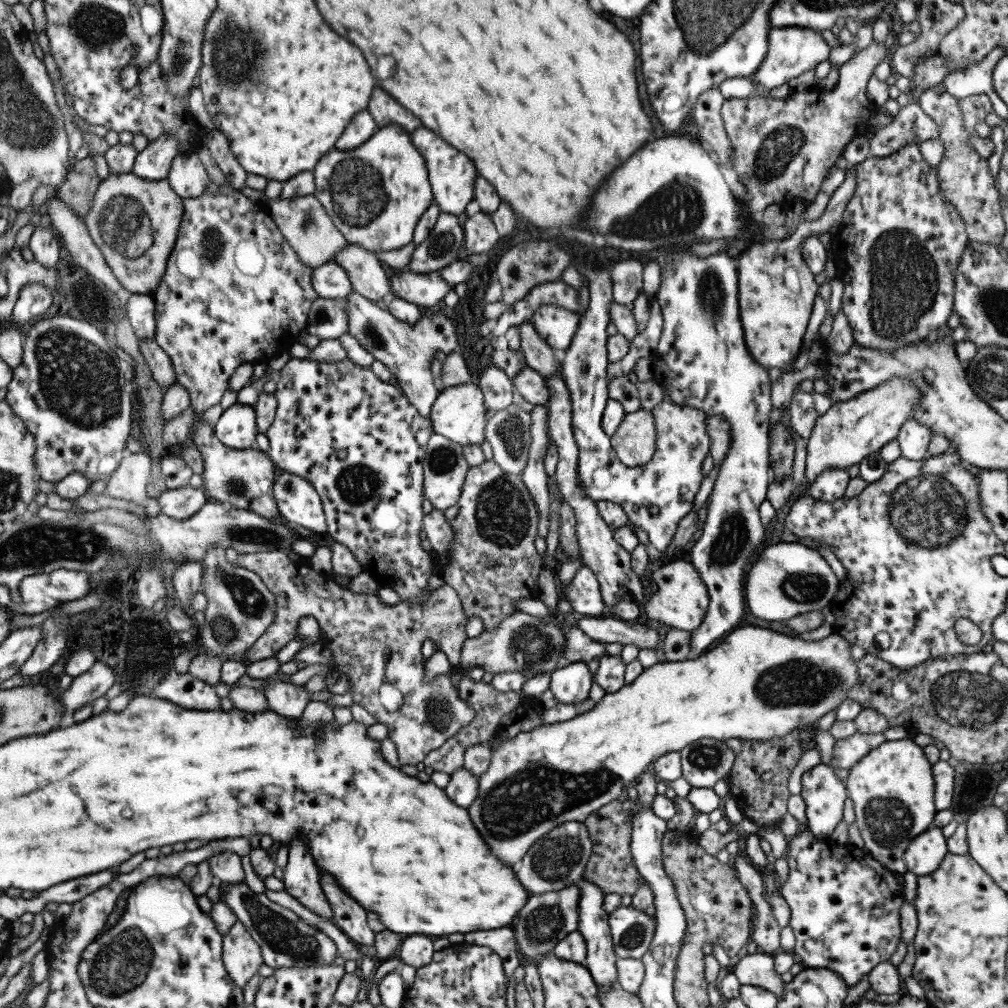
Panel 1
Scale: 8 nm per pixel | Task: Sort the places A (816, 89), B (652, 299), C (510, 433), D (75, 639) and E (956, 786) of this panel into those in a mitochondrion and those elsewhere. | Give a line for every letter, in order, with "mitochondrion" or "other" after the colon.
A: other
B: other
C: mitochondrion
D: other
E: other

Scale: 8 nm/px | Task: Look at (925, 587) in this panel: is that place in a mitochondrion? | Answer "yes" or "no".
no

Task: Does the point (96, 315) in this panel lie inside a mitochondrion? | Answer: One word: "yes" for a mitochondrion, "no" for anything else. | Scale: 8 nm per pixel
yes

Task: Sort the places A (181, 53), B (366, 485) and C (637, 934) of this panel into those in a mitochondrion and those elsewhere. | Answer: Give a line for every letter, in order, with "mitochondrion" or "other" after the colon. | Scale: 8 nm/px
A: mitochondrion
B: mitochondrion
C: mitochondrion

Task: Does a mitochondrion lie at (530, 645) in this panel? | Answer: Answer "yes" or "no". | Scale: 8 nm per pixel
yes

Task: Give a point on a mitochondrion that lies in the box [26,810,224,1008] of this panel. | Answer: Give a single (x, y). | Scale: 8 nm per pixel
(115, 968)

